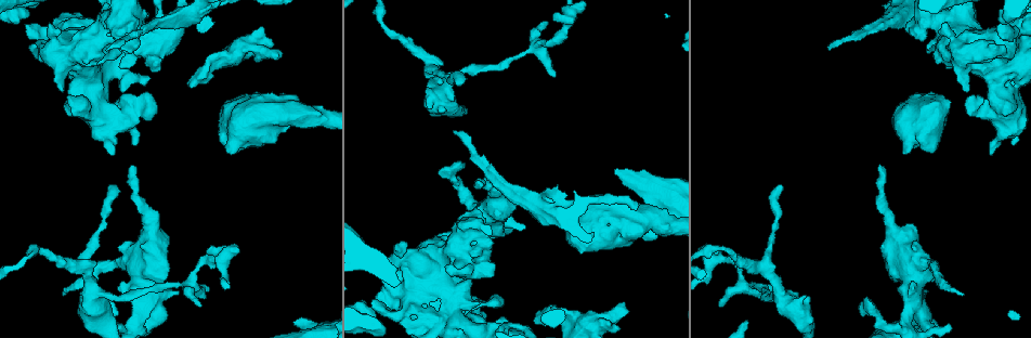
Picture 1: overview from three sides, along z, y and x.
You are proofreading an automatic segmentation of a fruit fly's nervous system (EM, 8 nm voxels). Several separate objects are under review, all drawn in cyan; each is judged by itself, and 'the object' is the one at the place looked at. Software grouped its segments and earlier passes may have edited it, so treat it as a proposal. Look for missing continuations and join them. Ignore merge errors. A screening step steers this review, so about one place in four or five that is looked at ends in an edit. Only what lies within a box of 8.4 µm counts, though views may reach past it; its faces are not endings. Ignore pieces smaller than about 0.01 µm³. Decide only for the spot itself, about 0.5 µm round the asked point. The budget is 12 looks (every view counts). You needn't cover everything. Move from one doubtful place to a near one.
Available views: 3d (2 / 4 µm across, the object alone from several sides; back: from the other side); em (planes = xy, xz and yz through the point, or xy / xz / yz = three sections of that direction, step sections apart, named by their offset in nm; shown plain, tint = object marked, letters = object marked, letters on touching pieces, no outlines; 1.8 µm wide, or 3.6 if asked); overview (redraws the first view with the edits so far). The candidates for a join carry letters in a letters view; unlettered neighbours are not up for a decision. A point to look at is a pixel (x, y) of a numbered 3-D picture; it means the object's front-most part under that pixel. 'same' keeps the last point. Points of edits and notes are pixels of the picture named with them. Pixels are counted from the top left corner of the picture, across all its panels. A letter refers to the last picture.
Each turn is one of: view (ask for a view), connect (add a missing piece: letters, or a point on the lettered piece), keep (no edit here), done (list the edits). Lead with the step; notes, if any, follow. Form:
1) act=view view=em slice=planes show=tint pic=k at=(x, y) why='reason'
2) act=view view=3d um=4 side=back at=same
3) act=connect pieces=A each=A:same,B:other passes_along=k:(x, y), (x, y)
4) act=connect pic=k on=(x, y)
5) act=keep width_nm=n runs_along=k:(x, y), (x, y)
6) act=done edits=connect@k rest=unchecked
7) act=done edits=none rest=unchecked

act=view view=em um=3.6 slice=planes show=letters pic=1 at=(622, 303) why='branch stops here'

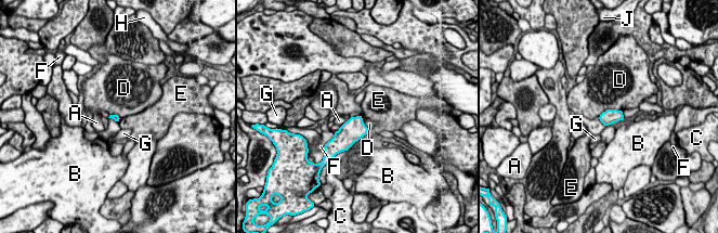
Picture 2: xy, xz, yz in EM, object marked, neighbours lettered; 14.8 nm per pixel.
act=keep each=A:other,B:other,C:other,D:other,E:other,F:other,G:other,H:other,J:other border=2:(622, 109), (606, 108), (598, 116) found='none of them fits'

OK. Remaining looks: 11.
act=view view=em um=3.6 slice=planes show=plain pic=1 at=(450, 289) why='thick turns thin'

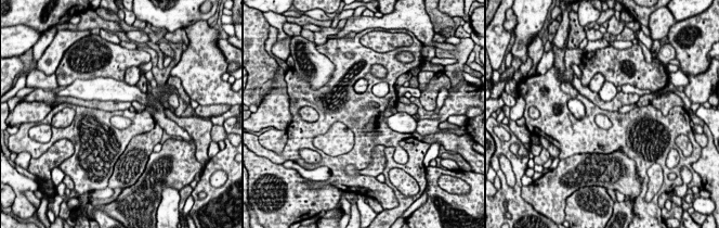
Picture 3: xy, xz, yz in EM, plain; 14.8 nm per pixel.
act=view view=em um=3.6 slice=planes show=tint at=same

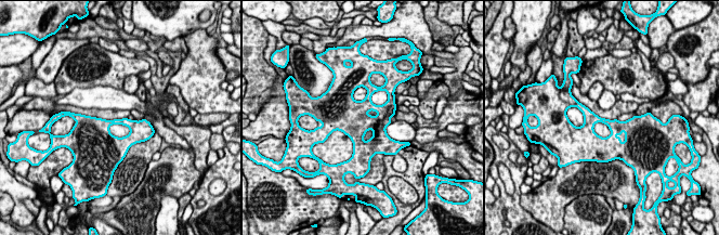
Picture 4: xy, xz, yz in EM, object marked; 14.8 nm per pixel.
act=view view=em um=3.6 slice=planes show=letters at=same why='what lies round it'

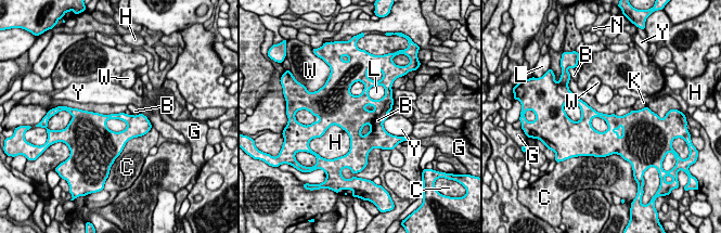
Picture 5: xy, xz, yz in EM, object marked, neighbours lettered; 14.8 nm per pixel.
act=keep width_nm=140 each=B:other,C:other,G:other,H:other,K:other,L:other,N:other,W:other,Y:other runs_along=5:(86, 115), (123, 116), (146, 126) found='none of them fits'

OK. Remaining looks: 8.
act=view view=em slice=xy step=8 show=tint pic=1 at=(64, 292)

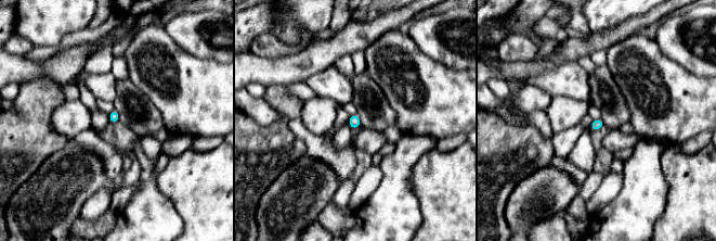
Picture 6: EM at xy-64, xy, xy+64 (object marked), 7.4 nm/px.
act=view view=em slice=planes show=letters at=same why='another direction'

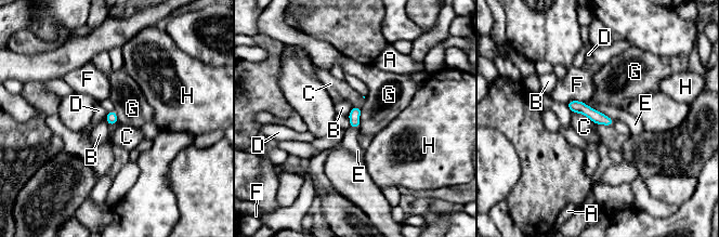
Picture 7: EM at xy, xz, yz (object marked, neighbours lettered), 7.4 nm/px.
act=keep longest_contact=E:280nm each=A:other,B:other,C:other,D:other,E:other,F:other,G:other,H:other runs_along=7:(571, 104), (610, 122) found='no lettered piece goes on from it'

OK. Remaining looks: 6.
act=view view=3d um=2 pic=1 at=(114, 188) why='free end'

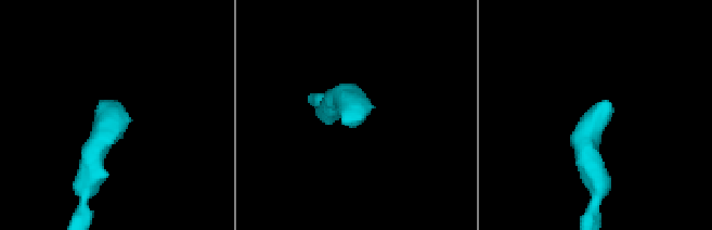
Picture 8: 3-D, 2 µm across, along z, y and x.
act=view view=em slice=xy step=8 show=letters pic=8 at=(109, 109)

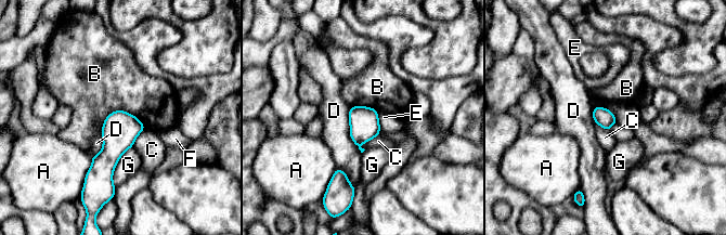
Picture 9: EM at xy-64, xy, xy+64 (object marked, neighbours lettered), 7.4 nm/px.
act=view view=em slice=planes show=letters at=same why='cut it another way'

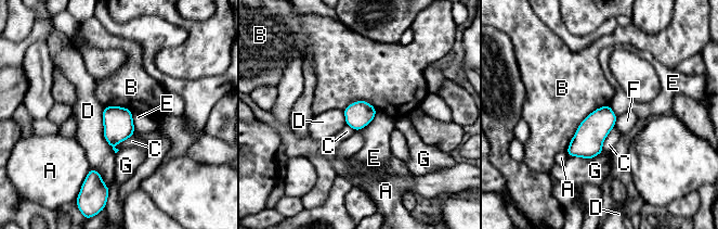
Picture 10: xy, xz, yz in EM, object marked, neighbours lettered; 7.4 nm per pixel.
act=keep width_nm=190 each=A:other,B:other,C:other,D:other,E:other,F:other,G:other border=10:(609, 104), (582, 122), (566, 151) found='no lettered piece goes on from it'

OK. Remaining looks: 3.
act=view view=em um=3.6 slice=planes show=letters pic=1 at=(552, 307) why='an open end'

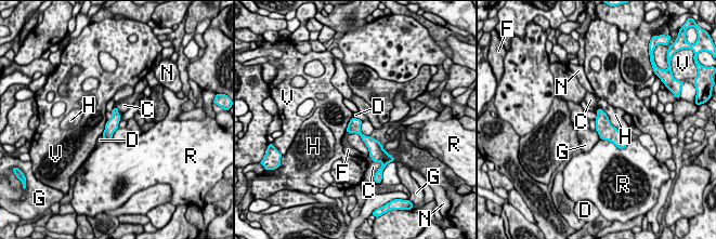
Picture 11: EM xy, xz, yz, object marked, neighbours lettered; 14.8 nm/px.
act=keep width_nm=180 each=C:other,D:other,F:other,G:other,H:other,N:other,R:other,V:other found='no lettered piece goes on from it'

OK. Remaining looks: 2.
act=done edits=none rest=unchecked

